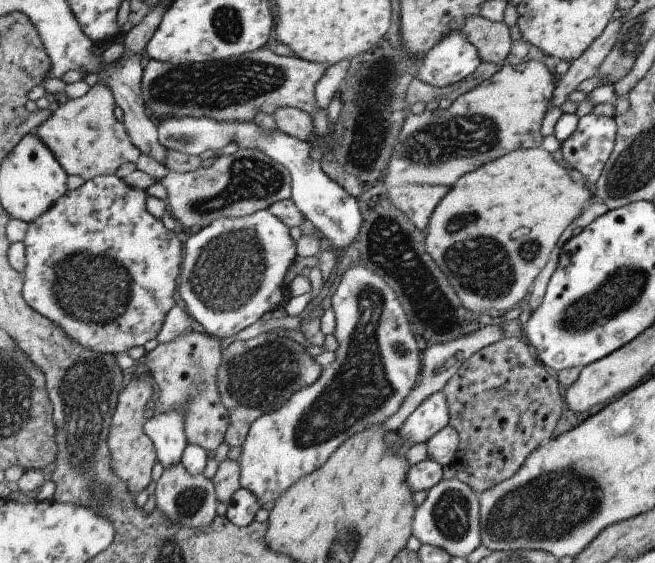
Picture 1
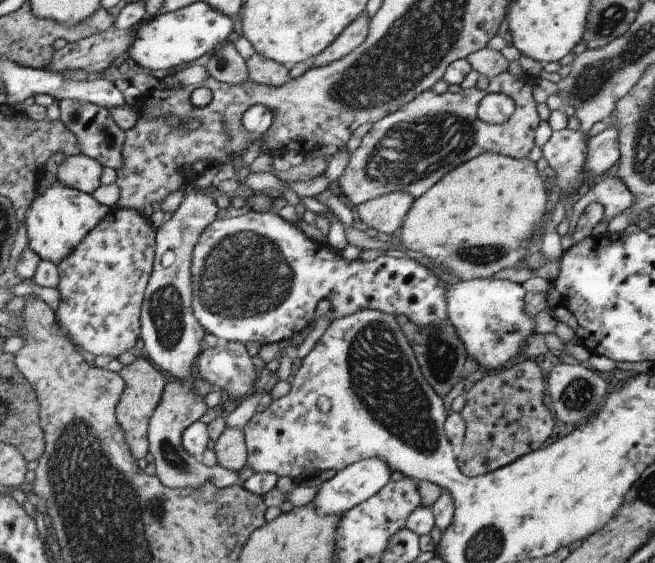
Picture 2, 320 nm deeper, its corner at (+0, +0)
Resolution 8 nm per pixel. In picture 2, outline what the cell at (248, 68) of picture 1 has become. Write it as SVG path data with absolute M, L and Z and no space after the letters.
M365 13L359 14L329 46L314 57L311 69L321 68L321 66L327 66L329 62L341 60L343 56L347 56L351 50L357 48L365 40L365 36L367 36L369 20Z

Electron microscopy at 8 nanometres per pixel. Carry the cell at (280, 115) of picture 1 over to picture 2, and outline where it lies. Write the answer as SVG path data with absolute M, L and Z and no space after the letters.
M254 53L244 61L248 80L263 86L281 86L288 80L288 71L277 62Z

